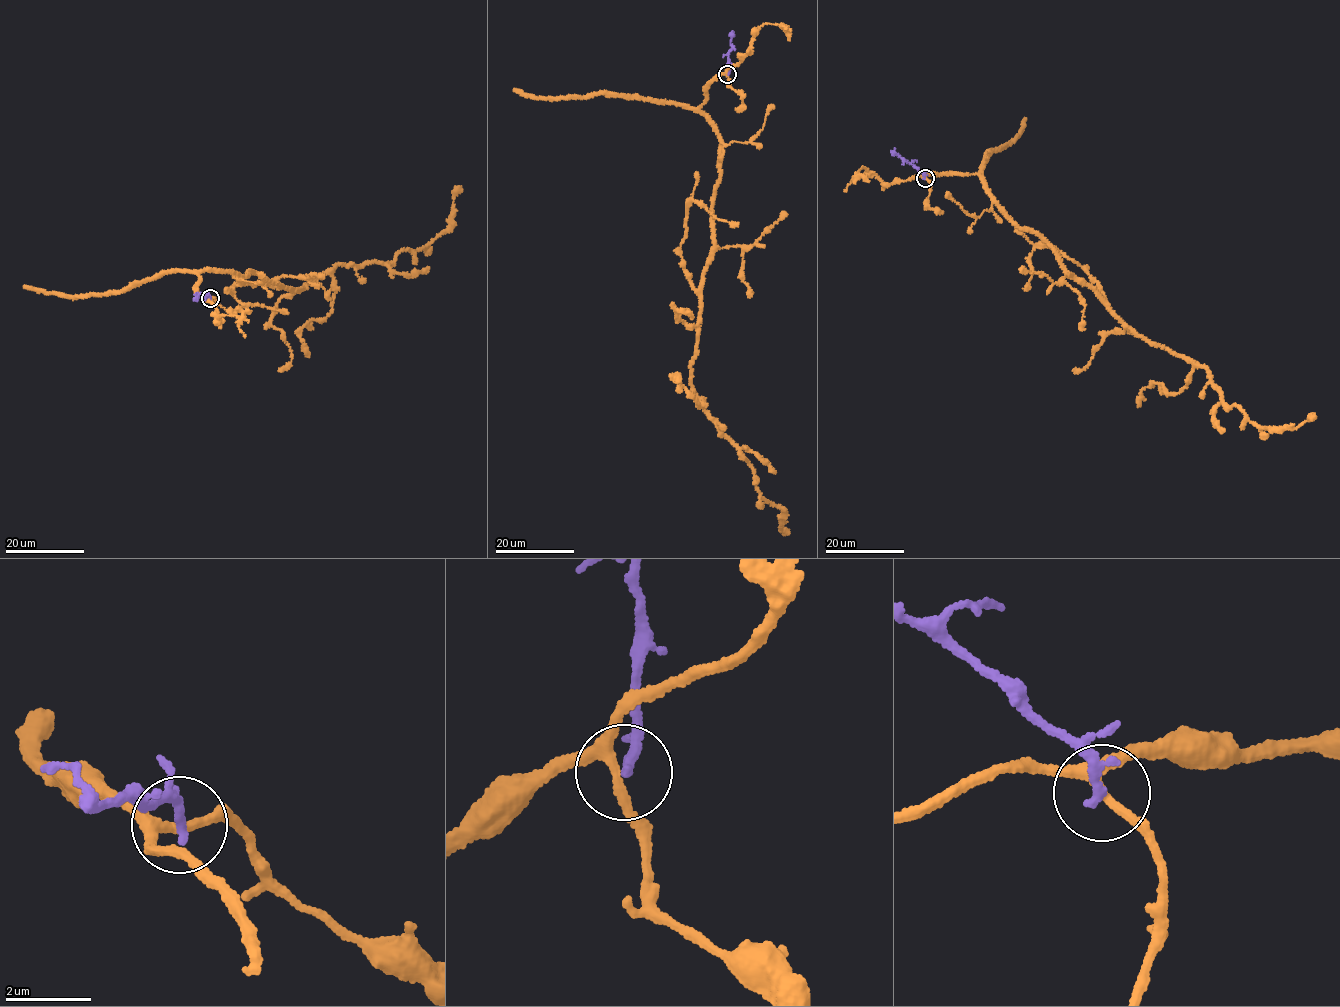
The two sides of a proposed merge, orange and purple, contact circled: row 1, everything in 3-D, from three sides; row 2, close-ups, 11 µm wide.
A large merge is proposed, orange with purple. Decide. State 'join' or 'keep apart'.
keep apart

